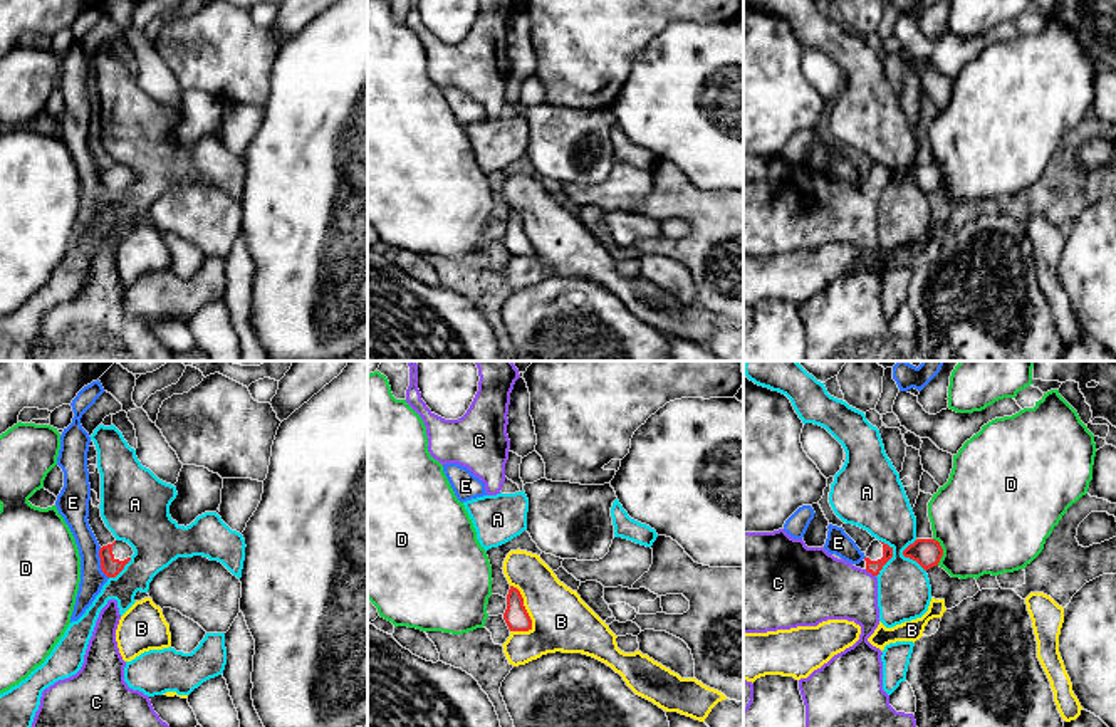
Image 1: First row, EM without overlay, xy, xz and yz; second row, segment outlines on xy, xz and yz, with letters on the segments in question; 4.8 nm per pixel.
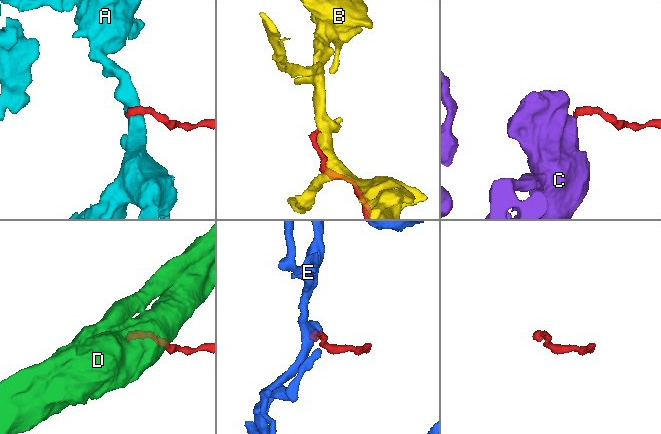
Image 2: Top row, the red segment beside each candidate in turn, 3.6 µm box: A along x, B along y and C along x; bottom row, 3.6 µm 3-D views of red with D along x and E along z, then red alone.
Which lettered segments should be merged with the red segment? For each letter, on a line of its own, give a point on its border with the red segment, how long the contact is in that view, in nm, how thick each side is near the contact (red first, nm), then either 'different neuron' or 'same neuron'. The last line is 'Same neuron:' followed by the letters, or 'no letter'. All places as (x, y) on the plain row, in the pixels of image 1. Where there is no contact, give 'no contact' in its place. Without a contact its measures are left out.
A: meets red in yz at (891, 180); contact 180 nm long; 60 nm thick on the red side, 280 nm on the other; different neuron
B: meets red in xz at (524, 232); contact 240 nm long; 120 nm thick on the red side, 280 nm on the other; different neuron
C: meets red in yz at (870, 195); contact 70 nm long; 60 nm thick on the red side, 320 nm on the other; same neuron
D: meets red in yz at (942, 175); contact 140 nm long; 140 nm thick on the red side, 480 nm on the other; different neuron
E: meets red in xy at (101, 187); contact 160 nm long; 90 nm thick on the red side, 120 nm on the other; different neuron
Same neuron: C

